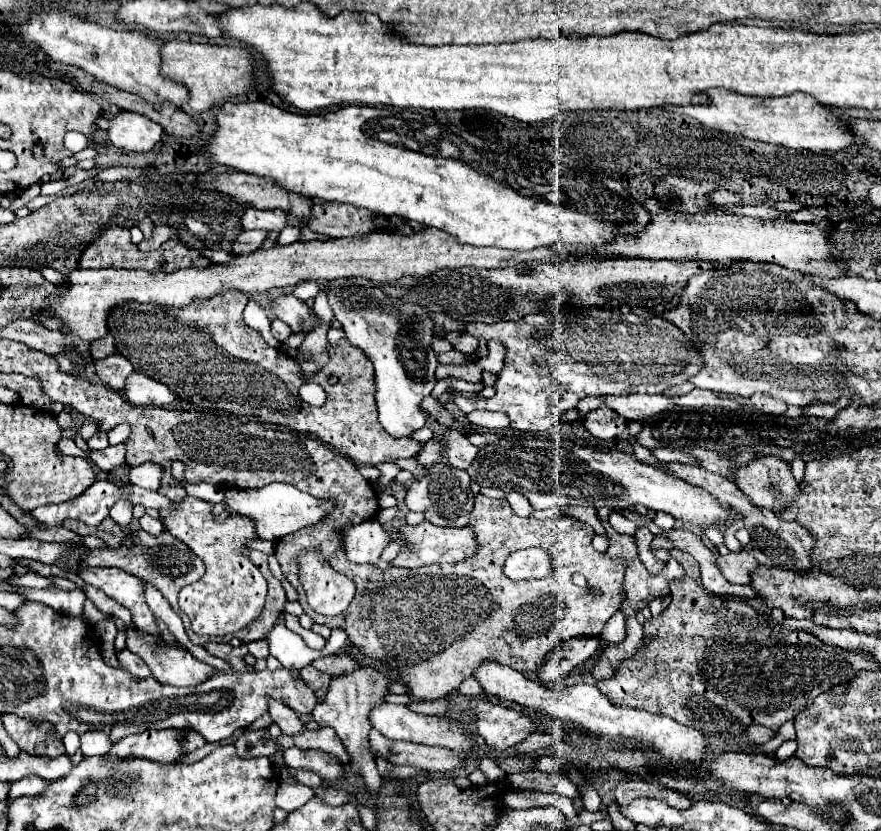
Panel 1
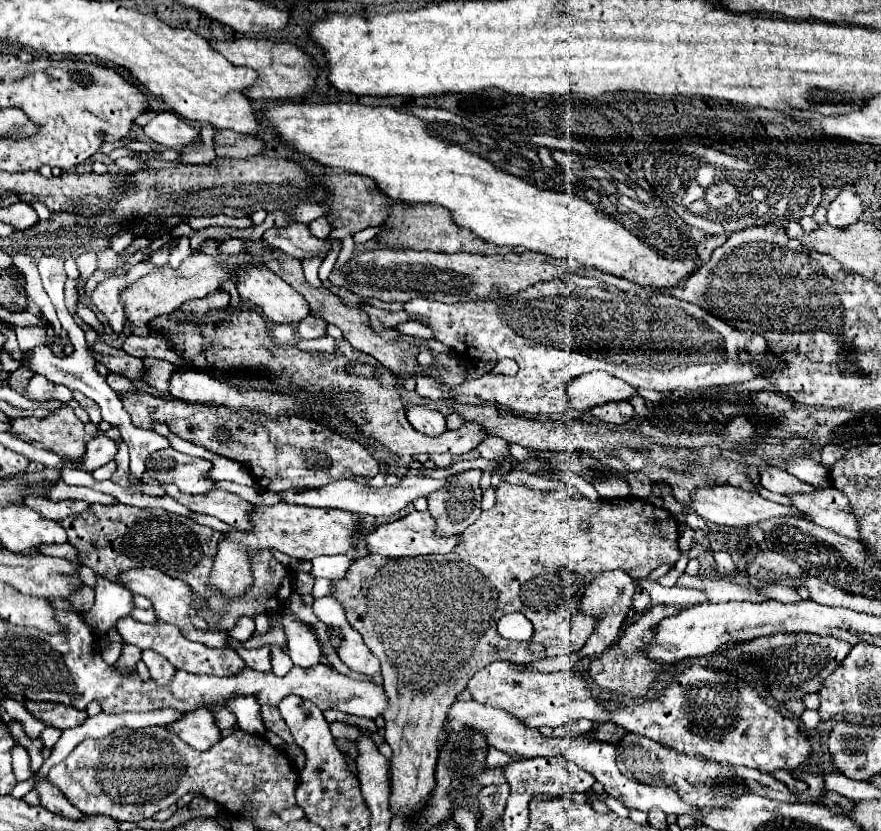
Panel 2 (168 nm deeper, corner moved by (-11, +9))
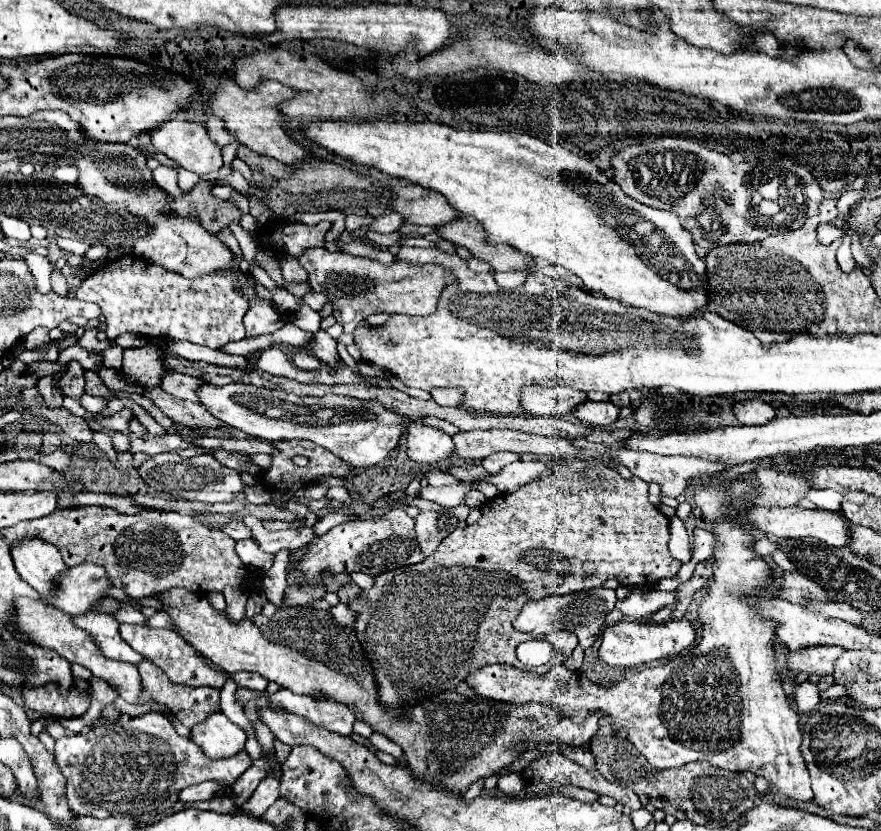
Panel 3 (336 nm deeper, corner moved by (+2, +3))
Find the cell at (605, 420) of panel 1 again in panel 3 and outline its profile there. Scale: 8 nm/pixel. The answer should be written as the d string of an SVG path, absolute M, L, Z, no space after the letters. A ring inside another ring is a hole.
M587 401L587 403L583 403L583 407L575 407L575 417L585 425L611 427L619 417L619 407L613 405L611 401L607 401L607 403Z

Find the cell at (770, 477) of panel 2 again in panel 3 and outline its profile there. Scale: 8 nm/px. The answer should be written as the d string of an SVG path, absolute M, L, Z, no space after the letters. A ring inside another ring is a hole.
M831 489L807 491L805 497L807 497L809 501L813 501L819 509L831 509L831 511L841 509L841 493L837 493L837 491L831 491Z

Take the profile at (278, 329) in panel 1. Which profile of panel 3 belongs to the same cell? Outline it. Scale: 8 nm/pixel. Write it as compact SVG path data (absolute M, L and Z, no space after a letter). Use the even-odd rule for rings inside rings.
M317 331L315 337L309 341L307 347L311 349L311 353L313 353L319 361L323 361L325 365L329 365L331 369L337 369L337 365L335 365L337 357L339 357L339 355L337 355L337 347L335 347L333 337L331 337L327 331Z

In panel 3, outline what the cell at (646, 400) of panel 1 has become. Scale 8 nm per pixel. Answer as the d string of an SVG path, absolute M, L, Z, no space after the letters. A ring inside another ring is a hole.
M563 385L557 387L527 387L523 391L523 407L531 415L553 417L571 413L577 405L587 401L587 393L569 389Z

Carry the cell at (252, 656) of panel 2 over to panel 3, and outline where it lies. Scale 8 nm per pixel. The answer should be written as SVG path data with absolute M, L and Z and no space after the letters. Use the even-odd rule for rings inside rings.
M235 673L233 681L237 683L237 687L253 689L253 691L263 691L267 687L267 683L269 683L261 675L255 675L255 673Z

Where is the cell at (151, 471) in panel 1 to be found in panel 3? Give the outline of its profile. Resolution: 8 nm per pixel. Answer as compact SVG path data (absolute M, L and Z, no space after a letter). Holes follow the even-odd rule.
M161 453L143 461L137 467L137 473L155 491L167 493L175 499L189 499L189 501L201 501L201 503L225 503L225 501L231 501L235 493L245 489L245 485L239 479L239 473L221 465L211 455L197 455L191 459L183 459L173 453Z

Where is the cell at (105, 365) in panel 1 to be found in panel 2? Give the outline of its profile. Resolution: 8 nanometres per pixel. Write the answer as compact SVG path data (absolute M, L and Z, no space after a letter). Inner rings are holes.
M152 357L144 359L144 377L150 383L150 387L154 387L158 393L166 393L170 389L172 373L178 373L176 365Z

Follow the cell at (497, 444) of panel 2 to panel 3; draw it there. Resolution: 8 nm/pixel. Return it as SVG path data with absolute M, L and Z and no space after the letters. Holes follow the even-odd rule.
M499 451L499 453L491 453L489 457L485 457L485 459L481 461L481 465L485 467L485 471L495 473L495 471L499 471L501 467L505 467L505 465L509 465L509 463L513 463L513 461L517 461L517 459L519 459L519 457L517 457L515 453Z

